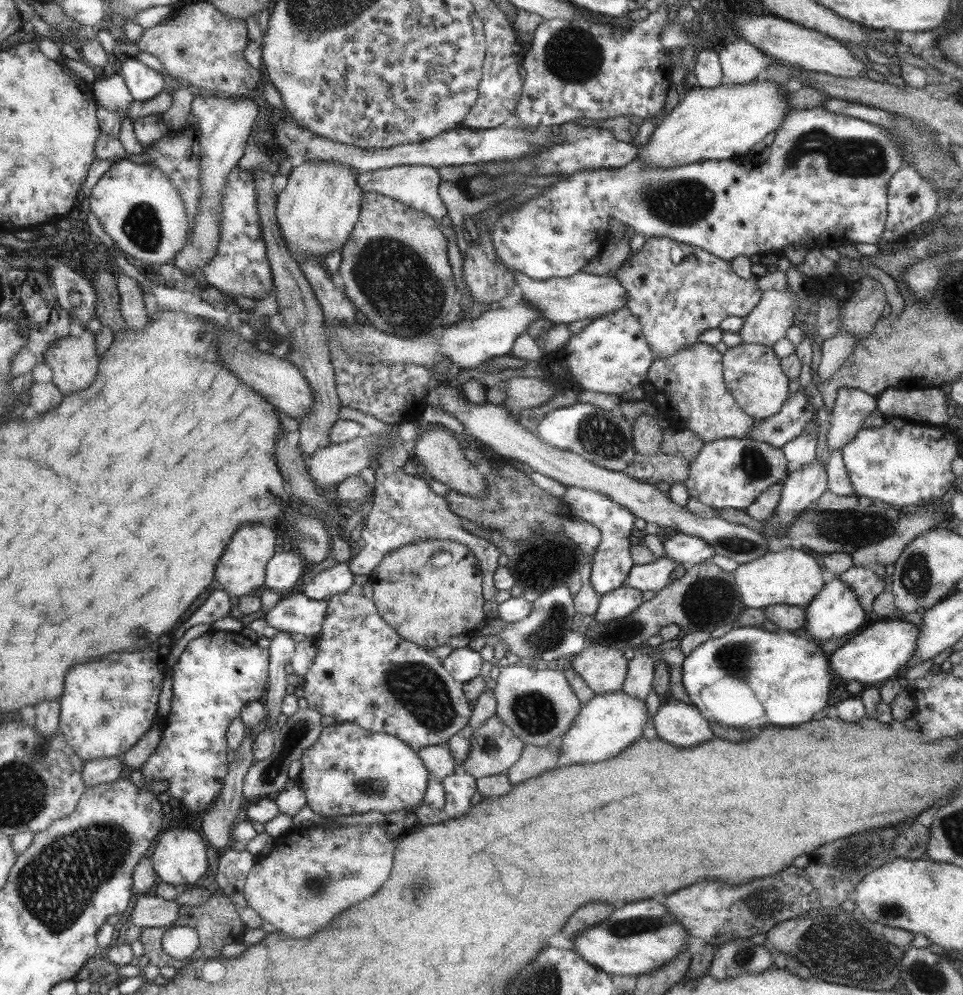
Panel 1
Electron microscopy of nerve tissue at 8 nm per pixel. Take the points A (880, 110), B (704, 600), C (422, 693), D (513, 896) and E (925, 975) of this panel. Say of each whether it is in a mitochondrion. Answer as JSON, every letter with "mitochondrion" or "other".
{"A":"other","B":"mitochondrion","C":"mitochondrion","D":"other","E":"mitochondrion"}

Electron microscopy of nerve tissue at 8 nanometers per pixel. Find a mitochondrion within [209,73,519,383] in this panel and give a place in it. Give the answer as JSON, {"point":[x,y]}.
{"point":[404,293]}

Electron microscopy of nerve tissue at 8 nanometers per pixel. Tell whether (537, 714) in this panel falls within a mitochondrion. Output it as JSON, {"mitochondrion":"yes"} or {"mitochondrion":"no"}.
{"mitochondrion":"yes"}

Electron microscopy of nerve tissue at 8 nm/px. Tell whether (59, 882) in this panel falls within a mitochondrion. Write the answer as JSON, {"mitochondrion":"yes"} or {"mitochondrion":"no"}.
{"mitochondrion":"yes"}

